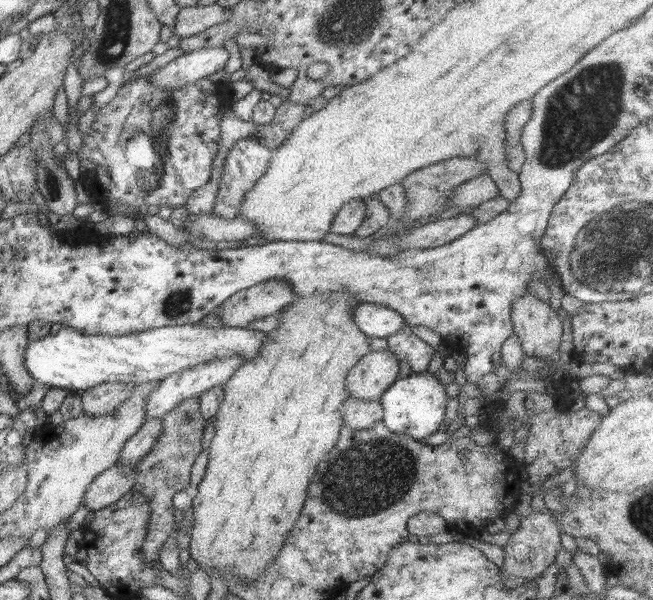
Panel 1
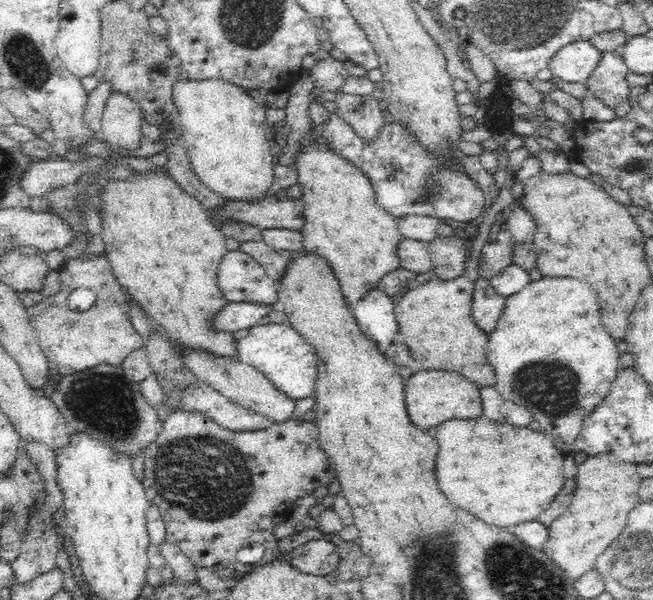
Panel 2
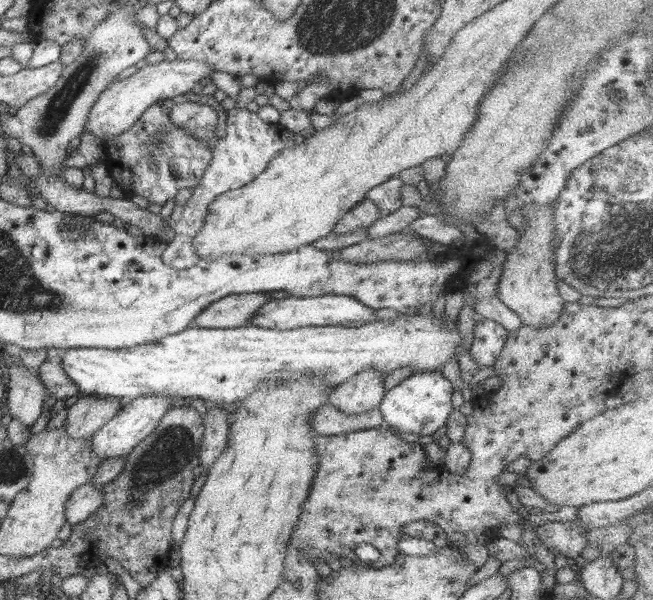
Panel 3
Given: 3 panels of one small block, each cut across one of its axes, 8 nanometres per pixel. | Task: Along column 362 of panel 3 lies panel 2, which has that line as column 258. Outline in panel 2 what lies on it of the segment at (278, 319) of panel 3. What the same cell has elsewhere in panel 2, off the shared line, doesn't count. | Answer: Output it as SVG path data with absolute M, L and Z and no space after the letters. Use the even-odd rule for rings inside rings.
M232 302L226 304L216 316L210 320L210 329L224 333L235 333L243 329L252 329L268 316L275 306L266 306L248 302Z

